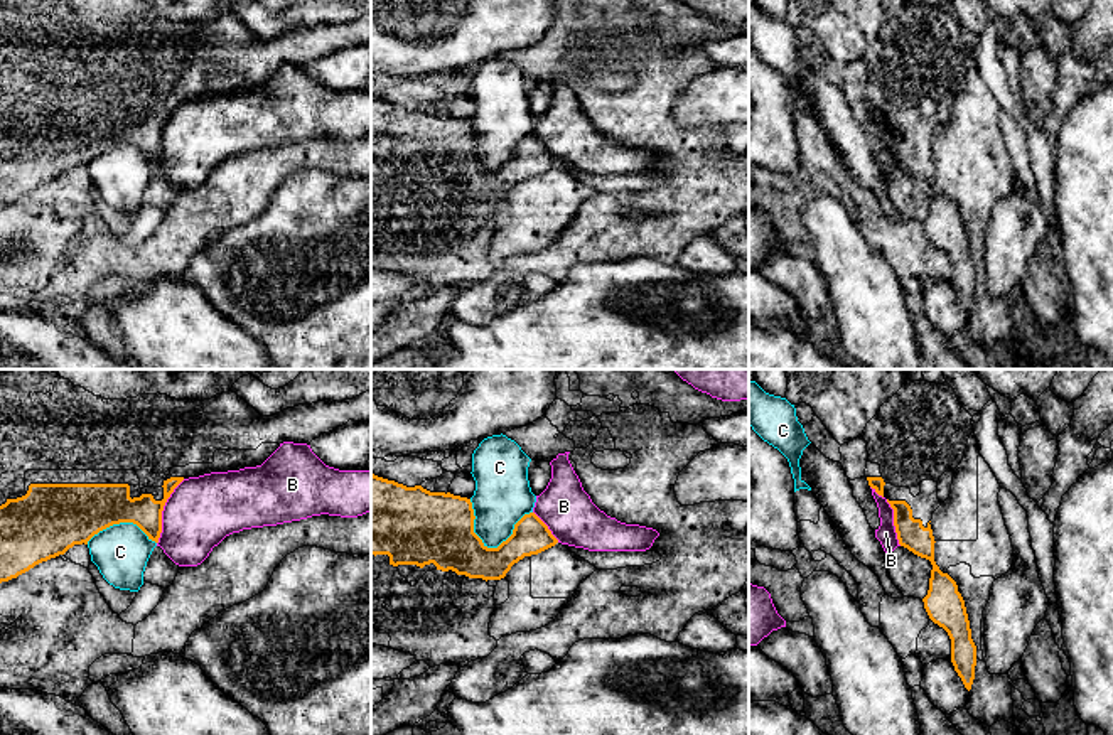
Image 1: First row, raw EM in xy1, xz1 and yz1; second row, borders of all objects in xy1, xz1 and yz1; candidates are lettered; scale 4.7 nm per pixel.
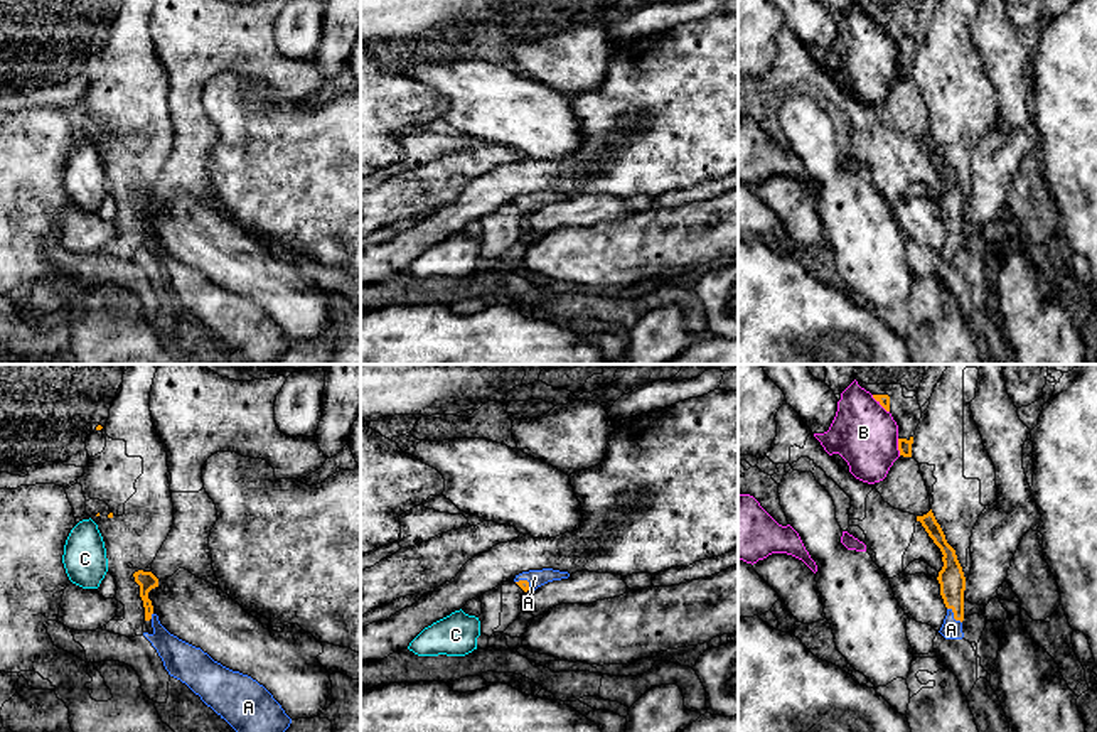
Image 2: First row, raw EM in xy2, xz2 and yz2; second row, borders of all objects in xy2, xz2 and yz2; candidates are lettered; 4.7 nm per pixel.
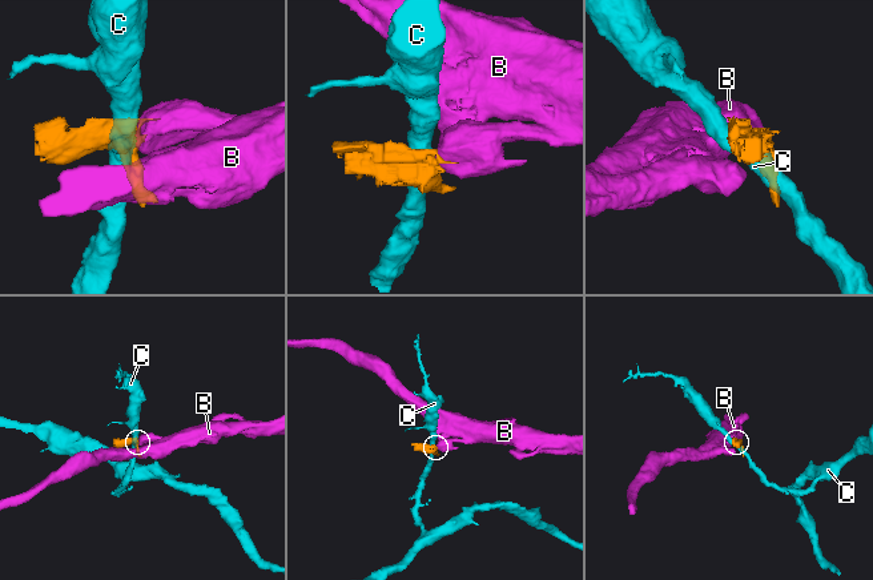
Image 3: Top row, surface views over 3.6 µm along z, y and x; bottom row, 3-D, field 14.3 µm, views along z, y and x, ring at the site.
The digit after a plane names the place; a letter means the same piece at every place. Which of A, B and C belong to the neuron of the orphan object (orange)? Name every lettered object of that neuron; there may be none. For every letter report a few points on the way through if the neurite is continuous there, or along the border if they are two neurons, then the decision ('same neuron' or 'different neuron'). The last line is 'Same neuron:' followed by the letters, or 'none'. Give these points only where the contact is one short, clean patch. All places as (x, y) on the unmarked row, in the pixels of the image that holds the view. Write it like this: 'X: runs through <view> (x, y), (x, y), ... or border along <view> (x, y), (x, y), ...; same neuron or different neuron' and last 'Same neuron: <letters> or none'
A: runs through yz2 (952, 204), (954, 238), (951, 252); same neuron
B: border along xy1 (184, 101), (164, 128), (162, 154), (157, 166); different neuron
C: different neuron
Same neuron: A

